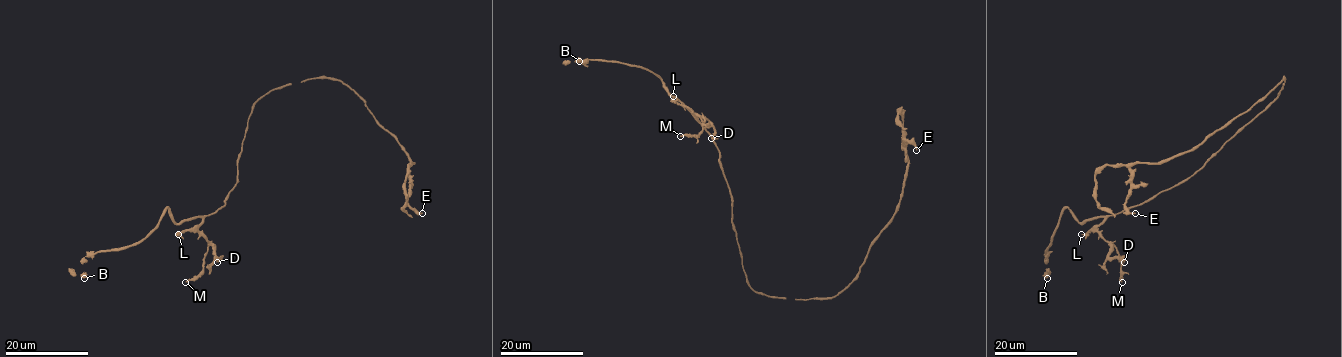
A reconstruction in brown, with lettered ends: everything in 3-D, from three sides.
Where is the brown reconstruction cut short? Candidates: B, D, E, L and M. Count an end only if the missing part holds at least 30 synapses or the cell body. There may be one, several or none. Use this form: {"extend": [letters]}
{"extend": []}

